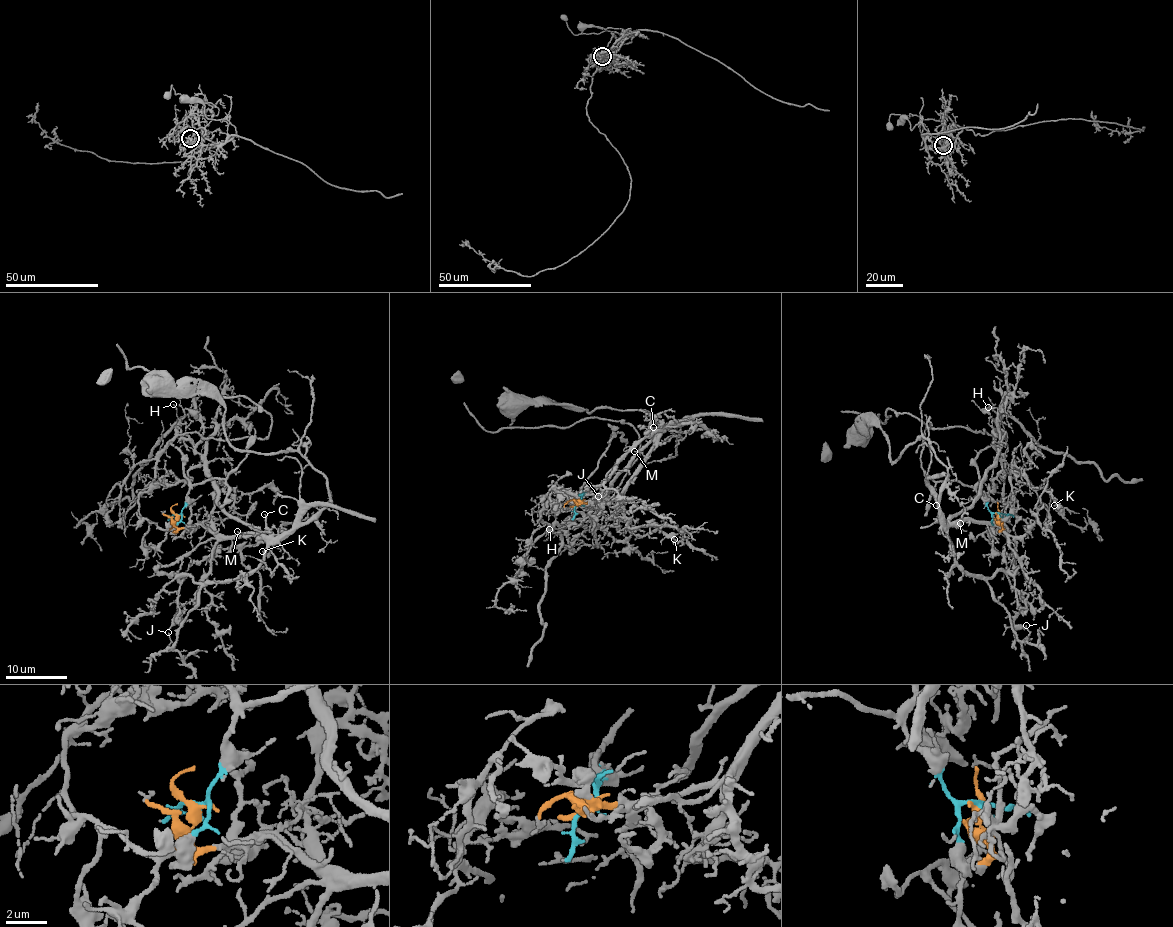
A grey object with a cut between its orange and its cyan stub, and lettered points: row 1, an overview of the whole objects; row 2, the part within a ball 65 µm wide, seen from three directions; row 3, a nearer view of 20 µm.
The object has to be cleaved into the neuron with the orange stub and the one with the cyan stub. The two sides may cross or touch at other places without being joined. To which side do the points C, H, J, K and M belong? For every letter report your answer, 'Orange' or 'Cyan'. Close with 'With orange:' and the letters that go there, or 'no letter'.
C: Orange
H: Cyan
J: Orange
K: Orange
M: Orange
With orange: C, J, K, M

